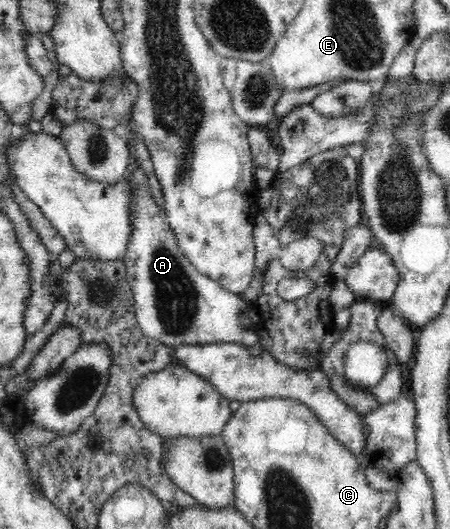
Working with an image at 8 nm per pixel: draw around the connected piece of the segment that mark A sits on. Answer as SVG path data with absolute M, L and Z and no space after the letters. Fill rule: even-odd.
M131 160L125 178L131 188L131 227L123 263L126 278L133 290L135 315L142 332L149 340L158 340L170 347L236 343L258 346L254 330L255 304L241 294L228 292L216 281L200 274L188 260L176 240L173 228L162 214L148 186L149 179L140 165Z

